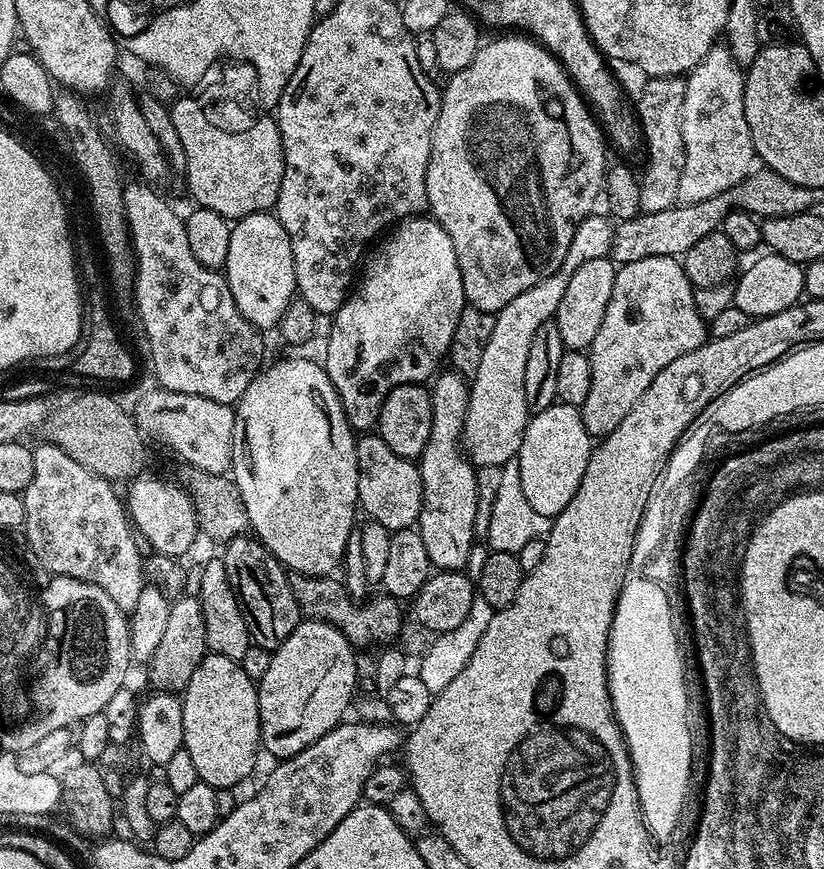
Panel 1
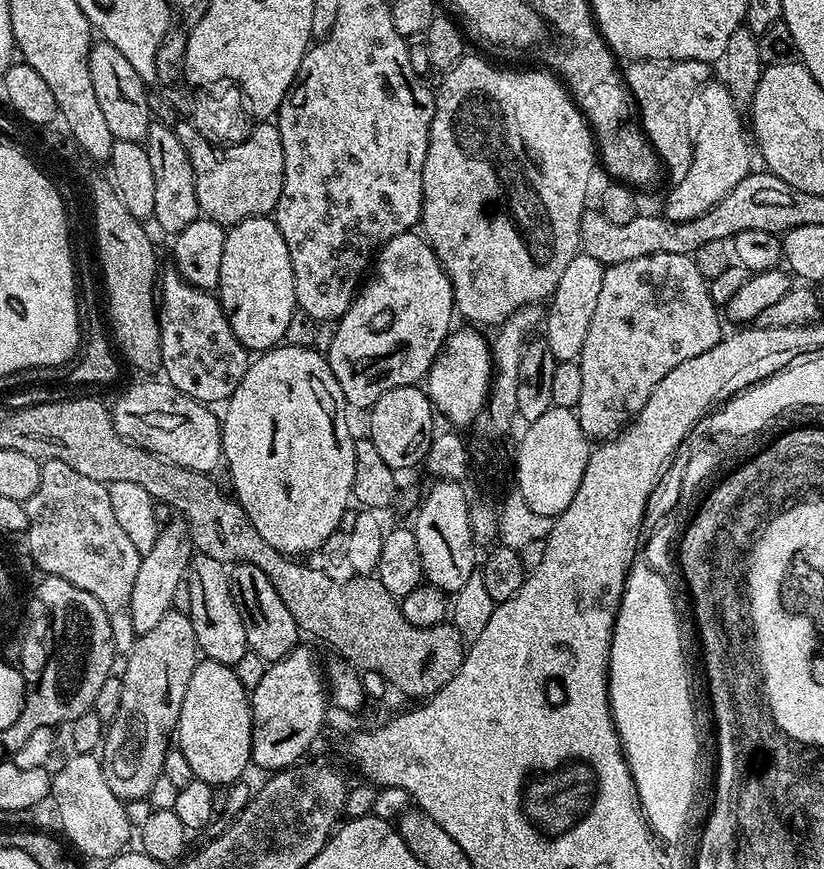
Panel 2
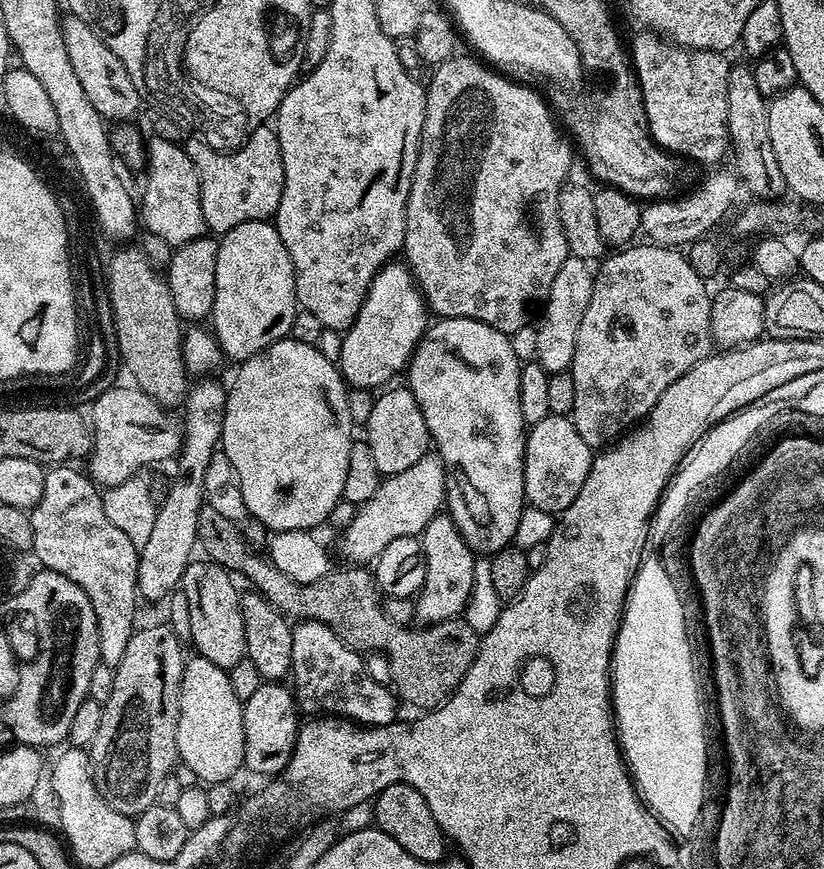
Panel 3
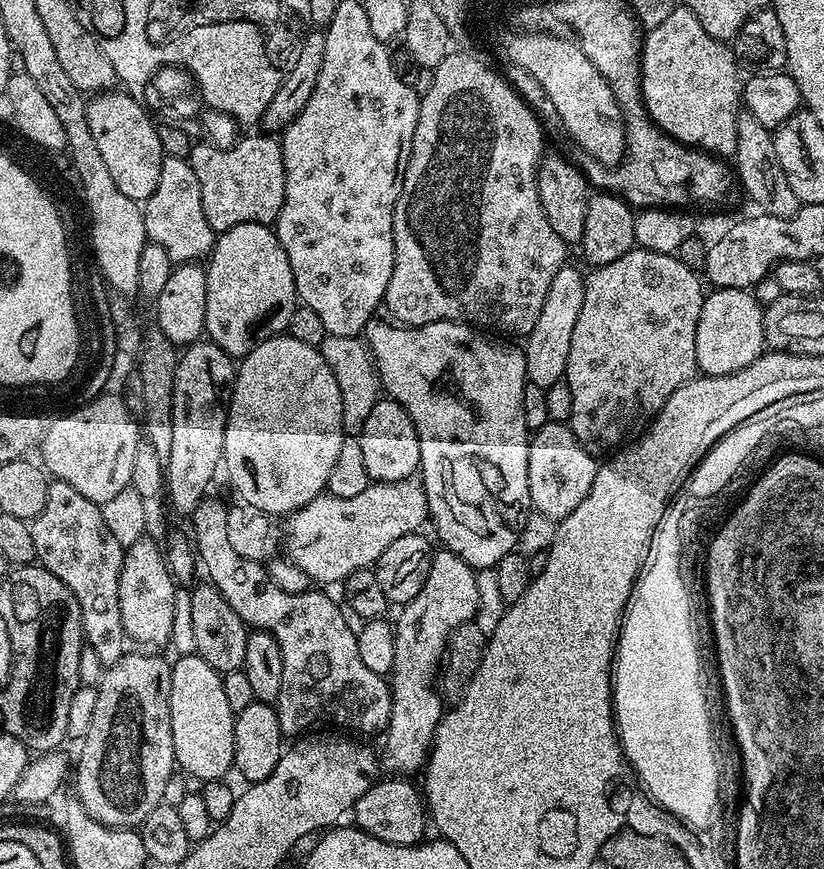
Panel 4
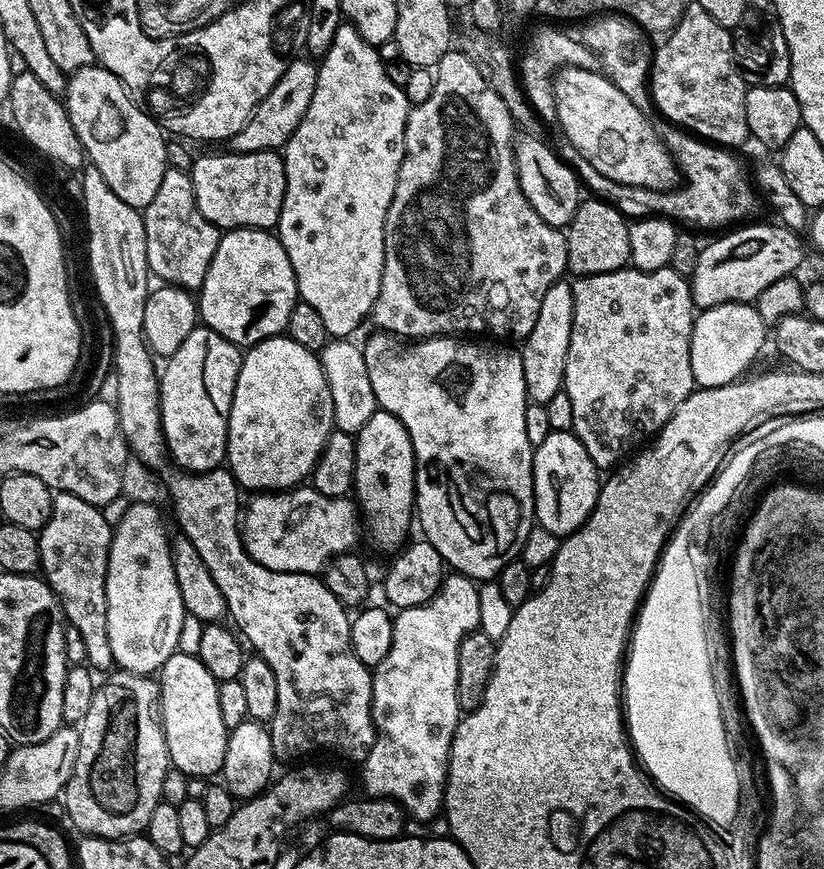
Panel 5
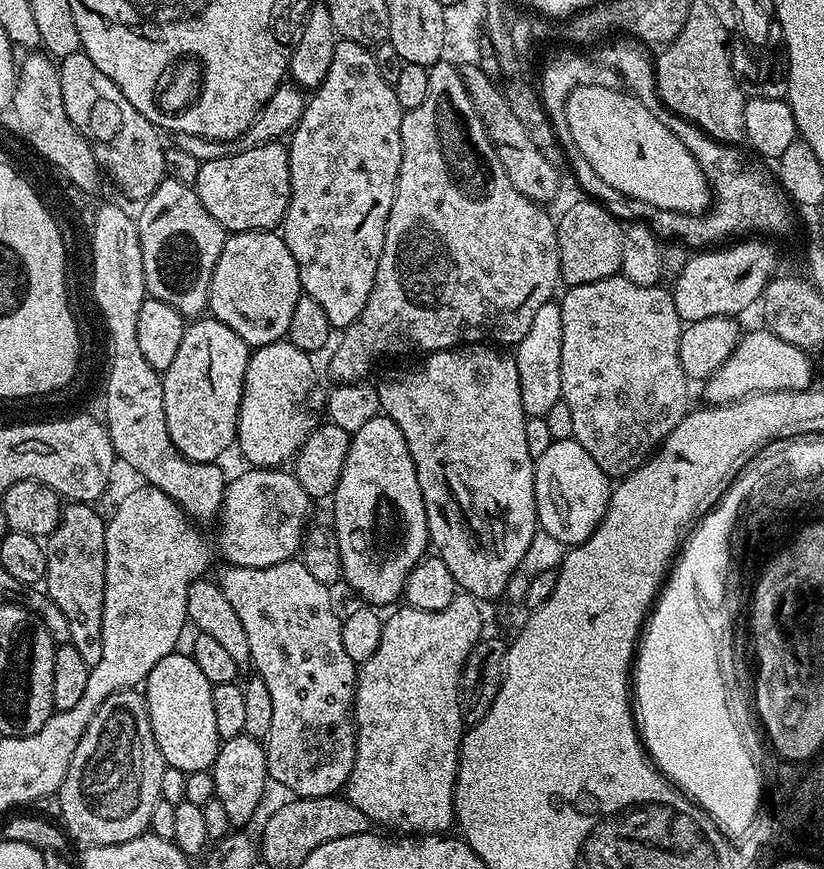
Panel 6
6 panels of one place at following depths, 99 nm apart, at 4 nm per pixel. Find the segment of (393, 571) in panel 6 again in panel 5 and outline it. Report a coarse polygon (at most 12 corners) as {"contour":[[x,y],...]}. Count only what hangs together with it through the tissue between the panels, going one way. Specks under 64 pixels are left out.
{"contour":[[379,410],[354,439],[355,503],[378,551],[414,524],[416,455]]}

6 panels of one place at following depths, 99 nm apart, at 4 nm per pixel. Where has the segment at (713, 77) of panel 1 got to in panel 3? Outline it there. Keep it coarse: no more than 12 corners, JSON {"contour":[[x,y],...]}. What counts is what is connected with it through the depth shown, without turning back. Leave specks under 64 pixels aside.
{"contour":[[710,173],[689,196],[640,209],[640,232],[679,249],[731,210],[738,177]]}

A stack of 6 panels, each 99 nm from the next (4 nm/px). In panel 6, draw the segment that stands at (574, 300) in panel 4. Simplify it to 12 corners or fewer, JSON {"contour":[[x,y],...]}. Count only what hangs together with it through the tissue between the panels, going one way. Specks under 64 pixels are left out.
{"contour":[[538,306],[515,345],[525,417],[562,398],[562,310]]}

